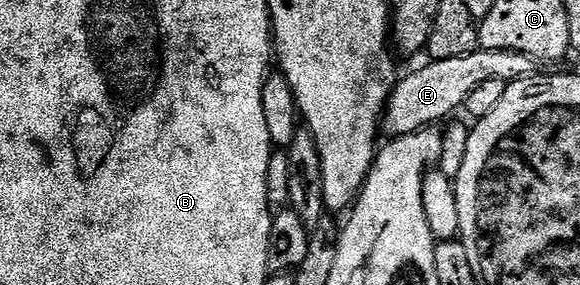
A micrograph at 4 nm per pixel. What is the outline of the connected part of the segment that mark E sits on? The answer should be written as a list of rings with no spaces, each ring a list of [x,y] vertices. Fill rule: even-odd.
[[[481,49],[472,52],[464,57],[448,57],[447,59],[436,59],[427,62],[427,67],[422,67],[419,71],[414,71],[411,75],[403,74],[394,85],[394,91],[390,94],[390,99],[386,103],[386,110],[382,112],[380,124],[383,132],[387,131],[387,136],[407,135],[416,133],[422,127],[432,127],[449,120],[454,110],[465,108],[468,93],[476,89],[484,81],[492,81],[492,77],[500,77],[500,81],[506,84],[523,79],[535,74],[536,63],[529,55],[516,53],[515,51],[483,51]]]

